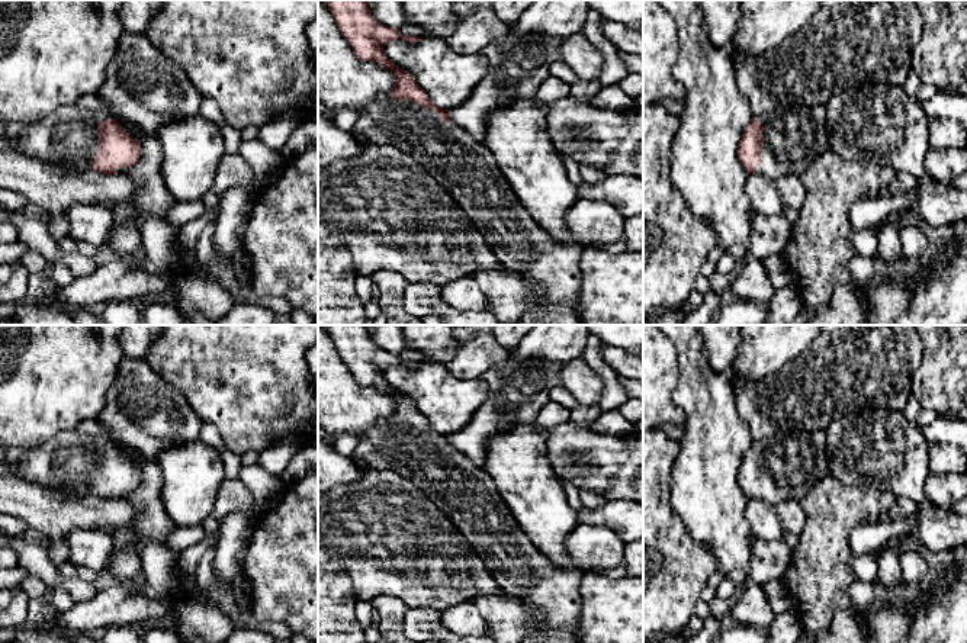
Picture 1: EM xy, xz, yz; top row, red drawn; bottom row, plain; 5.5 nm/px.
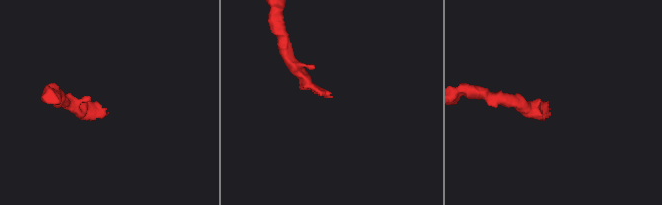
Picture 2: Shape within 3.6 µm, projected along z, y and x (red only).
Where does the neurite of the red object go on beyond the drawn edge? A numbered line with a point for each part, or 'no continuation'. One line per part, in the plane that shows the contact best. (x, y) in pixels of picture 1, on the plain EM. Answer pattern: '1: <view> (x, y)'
1: xz (466, 494)

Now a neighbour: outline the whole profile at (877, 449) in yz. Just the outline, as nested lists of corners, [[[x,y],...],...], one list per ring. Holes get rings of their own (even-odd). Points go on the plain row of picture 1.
[[[903,411],[845,412],[831,421],[825,434],[829,476],[923,504],[931,475],[929,443]]]

